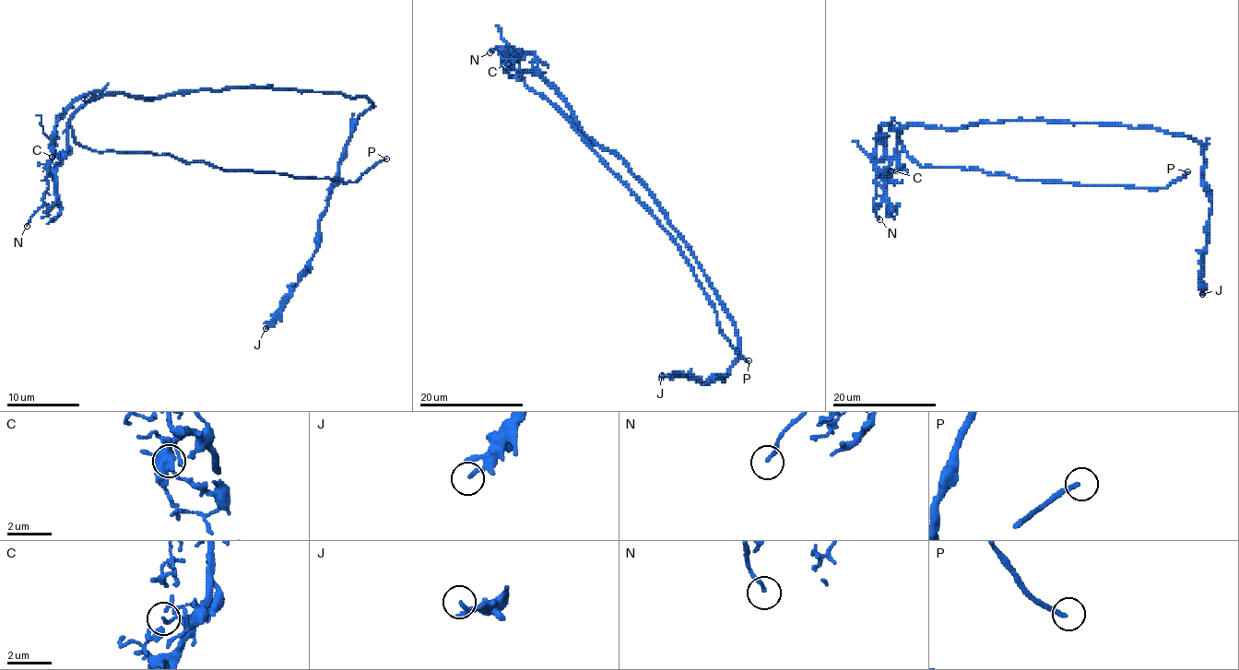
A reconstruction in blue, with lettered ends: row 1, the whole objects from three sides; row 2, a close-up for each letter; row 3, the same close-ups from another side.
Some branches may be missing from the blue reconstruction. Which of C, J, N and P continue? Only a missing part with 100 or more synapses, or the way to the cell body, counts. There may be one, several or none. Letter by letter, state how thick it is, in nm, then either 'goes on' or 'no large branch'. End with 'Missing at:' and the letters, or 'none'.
C: calibre 120 nm; no large branch
J: calibre 170 nm; no large branch
N: calibre 170 nm; no large branch
P: calibre 200 nm; goes on
Missing at: P

